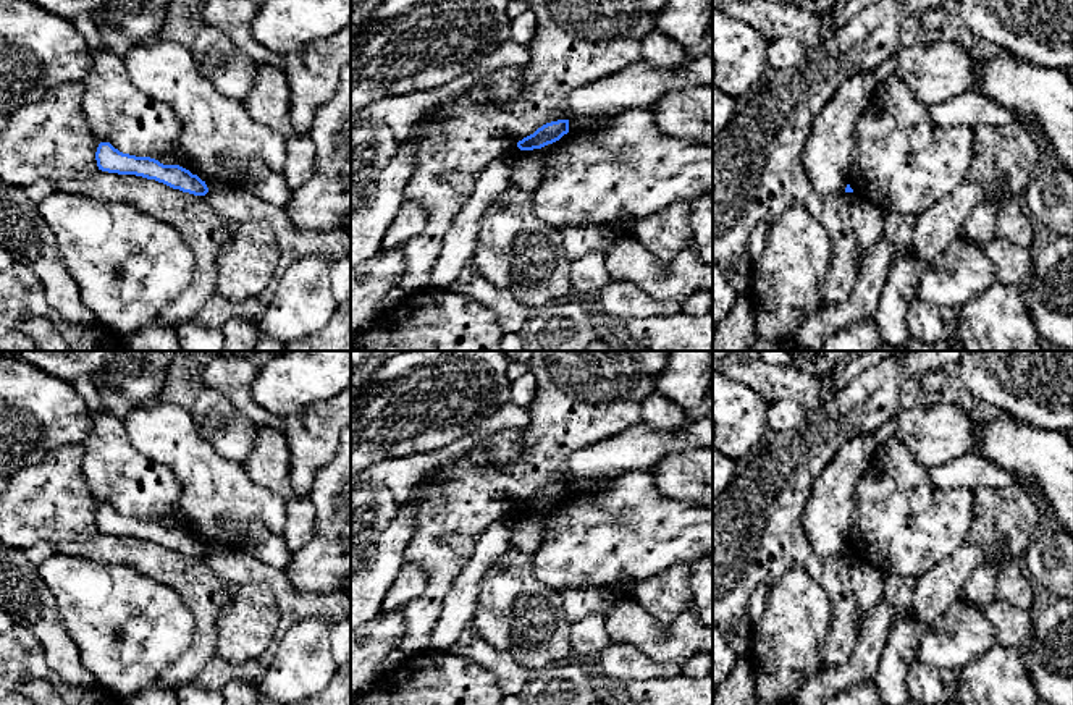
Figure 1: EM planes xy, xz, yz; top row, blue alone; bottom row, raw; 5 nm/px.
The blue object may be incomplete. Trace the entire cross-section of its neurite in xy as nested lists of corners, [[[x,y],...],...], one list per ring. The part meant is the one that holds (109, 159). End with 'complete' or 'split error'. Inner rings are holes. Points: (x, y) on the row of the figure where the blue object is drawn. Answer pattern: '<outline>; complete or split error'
[[[100,142],[95,152],[97,167],[102,171],[118,175],[136,175],[147,179],[155,179],[173,189],[194,196],[205,196],[208,188],[197,175],[179,165],[163,165],[150,157],[136,157],[123,154],[110,142]]]; complete

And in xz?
[[[569,120],[551,121],[538,128],[533,134],[519,141],[517,147],[520,150],[541,149],[548,144],[559,141],[567,133],[569,133]]]; complete

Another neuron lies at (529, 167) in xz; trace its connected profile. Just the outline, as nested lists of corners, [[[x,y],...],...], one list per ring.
[[[540,149],[522,150],[517,158],[515,170],[511,176],[511,186],[515,186],[530,194],[540,186],[543,171],[543,158]]]

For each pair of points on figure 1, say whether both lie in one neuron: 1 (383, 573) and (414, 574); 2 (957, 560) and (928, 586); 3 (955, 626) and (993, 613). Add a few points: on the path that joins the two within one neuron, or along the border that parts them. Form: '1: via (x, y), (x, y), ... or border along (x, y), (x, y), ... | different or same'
1: border along (404, 563), (390, 586), (382, 607) | different
2: via (950, 566), (934, 582) | same
3: border along (980, 610), (994, 629), (996, 644) | different

